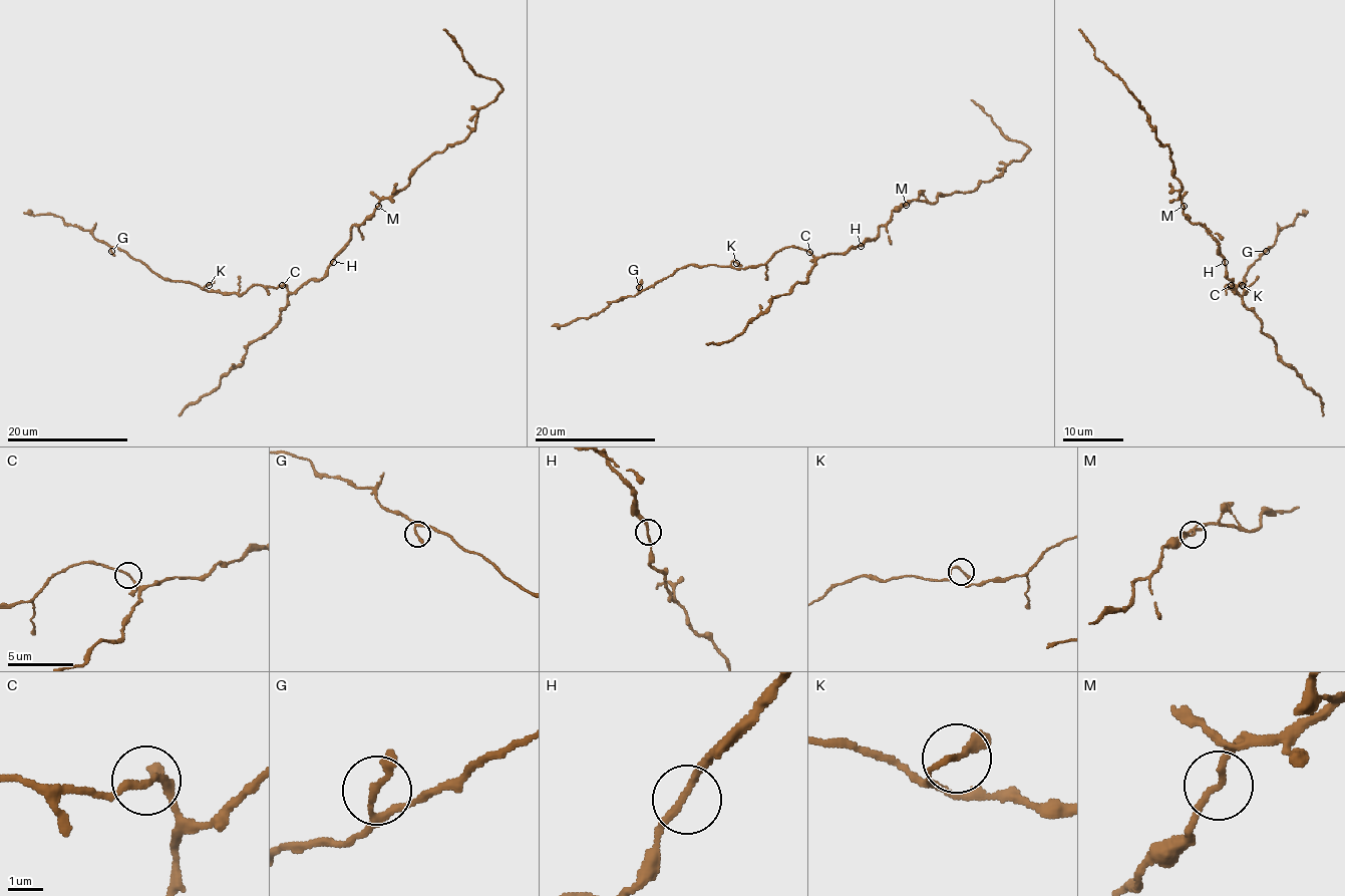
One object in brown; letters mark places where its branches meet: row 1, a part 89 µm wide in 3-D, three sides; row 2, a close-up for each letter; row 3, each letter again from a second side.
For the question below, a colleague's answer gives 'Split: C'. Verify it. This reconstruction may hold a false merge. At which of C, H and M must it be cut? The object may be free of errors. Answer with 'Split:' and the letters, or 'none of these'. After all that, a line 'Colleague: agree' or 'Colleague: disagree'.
Split: none of these
Colleague: disagree

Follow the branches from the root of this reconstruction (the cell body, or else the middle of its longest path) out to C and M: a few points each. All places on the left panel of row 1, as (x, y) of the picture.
C: (331, 260), (328, 271), (319, 280), (307, 280), (293, 292), (289, 292), (283, 285)
M: (331, 260), (349, 241), (351, 229), (363, 224), (378, 206)

